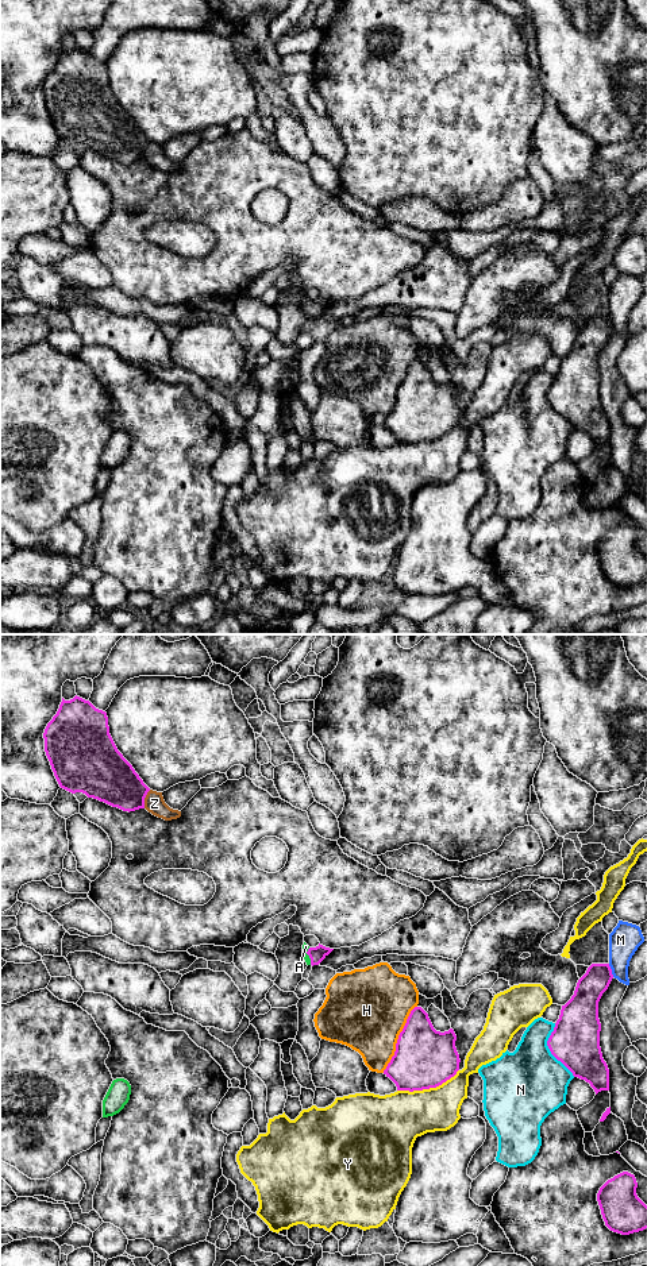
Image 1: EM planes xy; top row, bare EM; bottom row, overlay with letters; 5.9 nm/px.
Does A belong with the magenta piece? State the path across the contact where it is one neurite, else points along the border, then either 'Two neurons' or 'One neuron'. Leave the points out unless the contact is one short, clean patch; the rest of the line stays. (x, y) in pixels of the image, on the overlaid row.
Path across: xy (316, 954), (309, 956), (305, 946). One neuron

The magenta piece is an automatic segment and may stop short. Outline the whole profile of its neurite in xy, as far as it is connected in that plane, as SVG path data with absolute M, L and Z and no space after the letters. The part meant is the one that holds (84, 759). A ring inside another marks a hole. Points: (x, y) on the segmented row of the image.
M74 696L59 705L57 714L47 723L45 752L61 788L97 799L123 811L145 808L150 788L143 783L132 765L118 750L108 726L107 713L96 709L89 700Z

